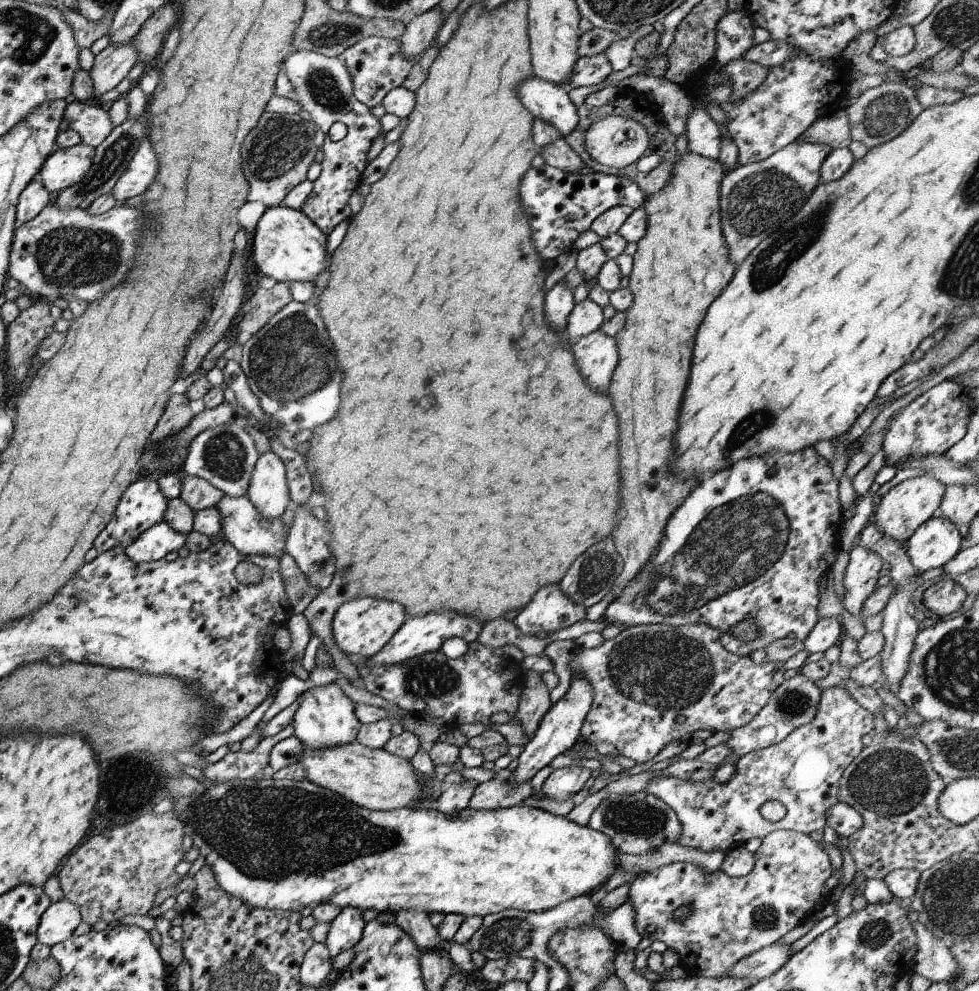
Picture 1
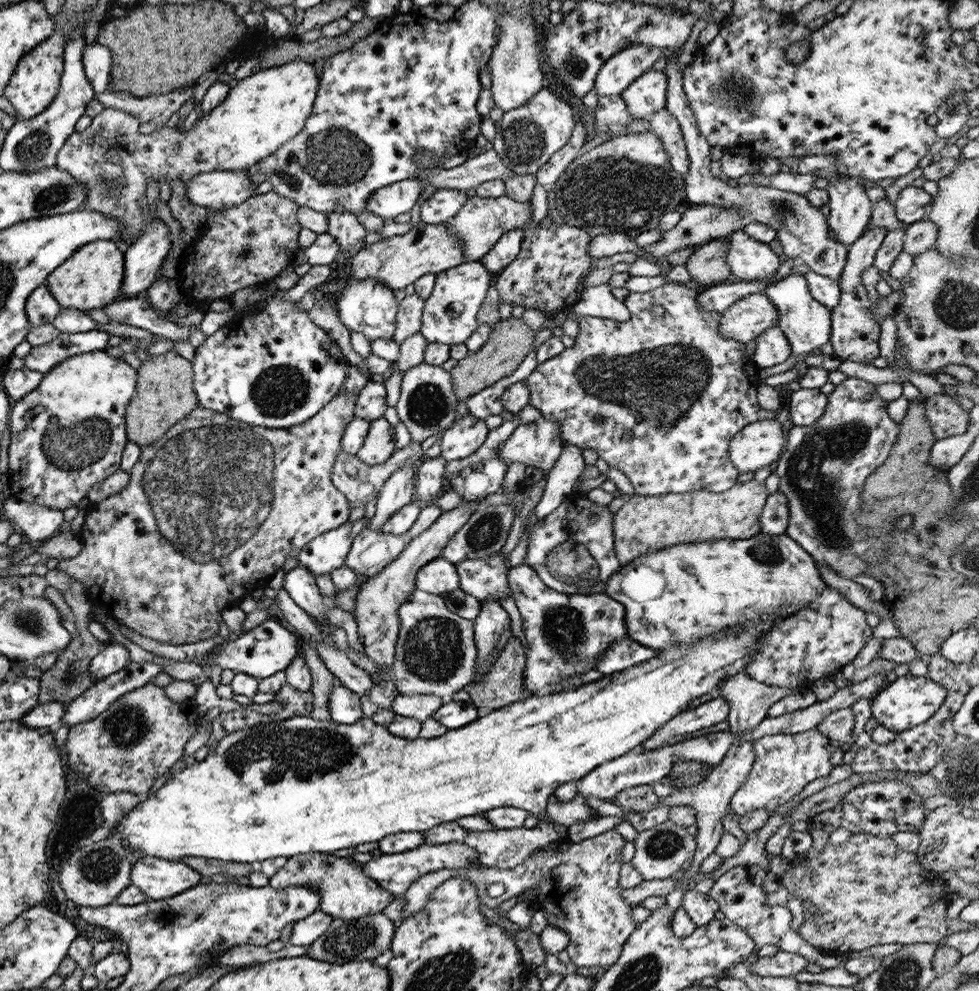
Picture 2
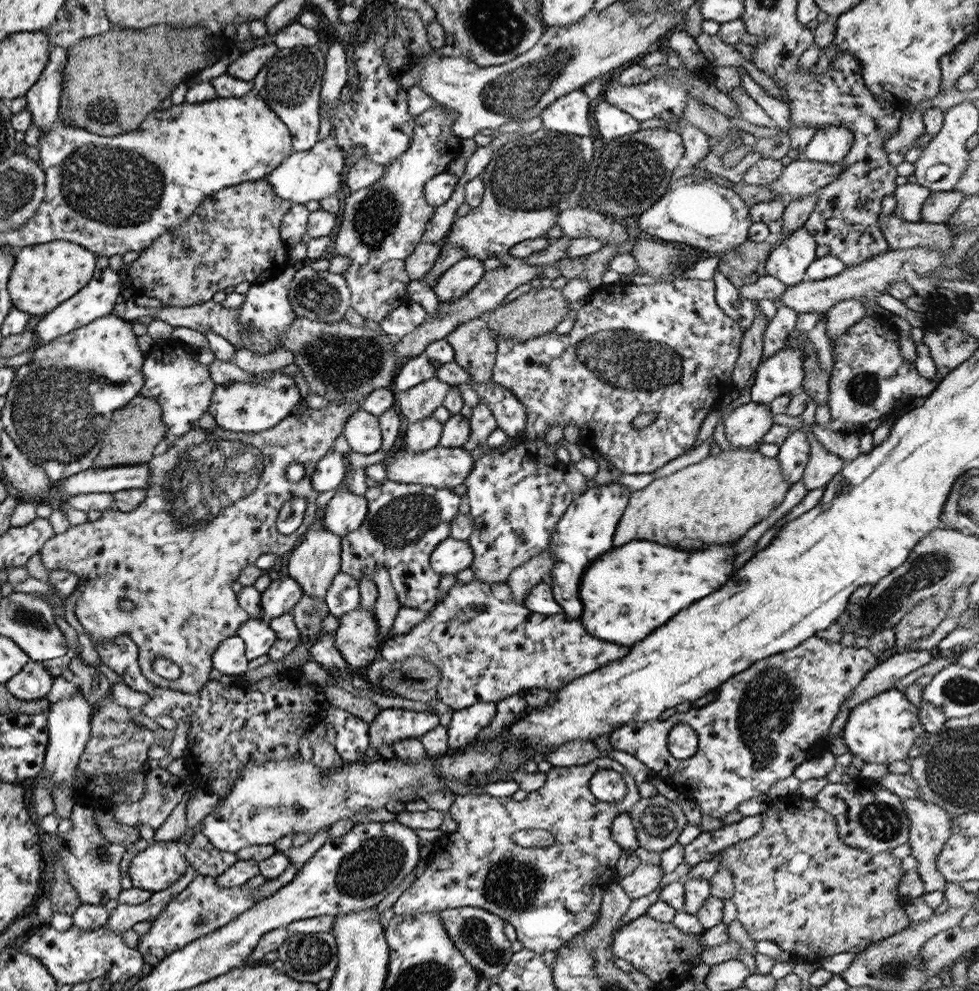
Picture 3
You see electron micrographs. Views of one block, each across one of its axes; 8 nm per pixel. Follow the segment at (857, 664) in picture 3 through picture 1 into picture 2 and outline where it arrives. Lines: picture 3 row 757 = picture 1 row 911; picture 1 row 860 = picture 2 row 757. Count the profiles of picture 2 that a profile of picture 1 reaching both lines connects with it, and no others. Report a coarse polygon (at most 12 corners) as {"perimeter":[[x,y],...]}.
{"perimeter":[[817,730],[752,740],[752,768],[728,802],[739,819],[775,811],[832,774]]}

